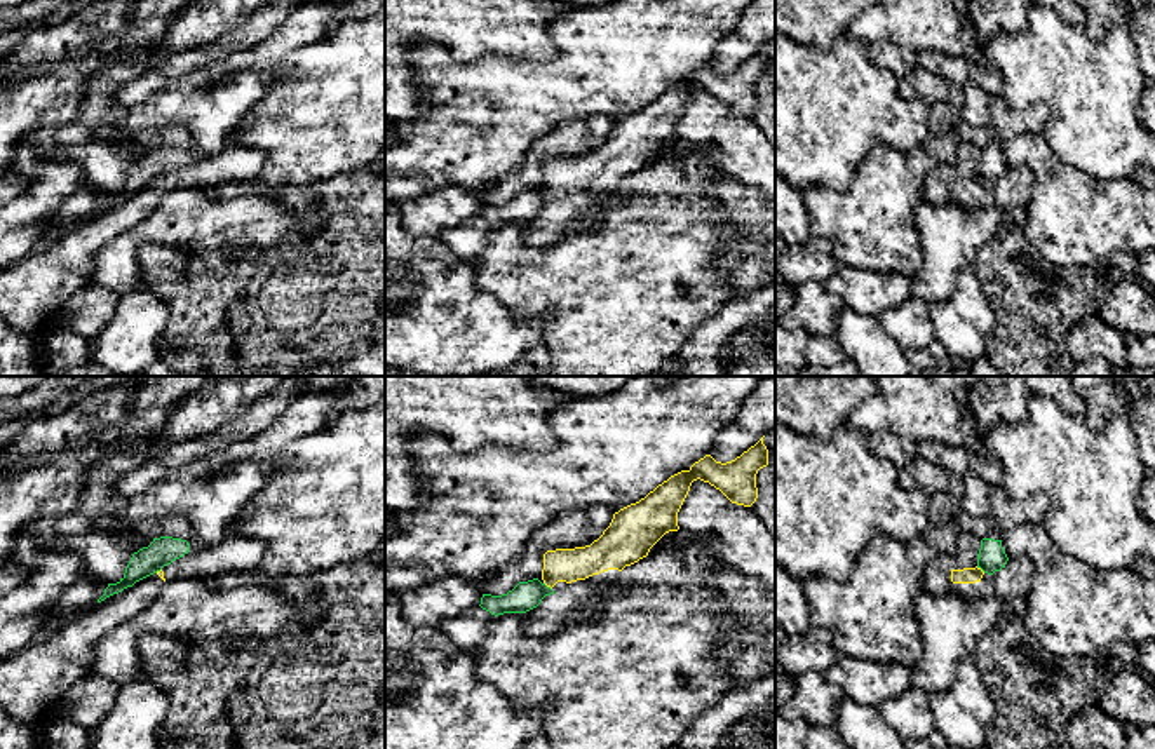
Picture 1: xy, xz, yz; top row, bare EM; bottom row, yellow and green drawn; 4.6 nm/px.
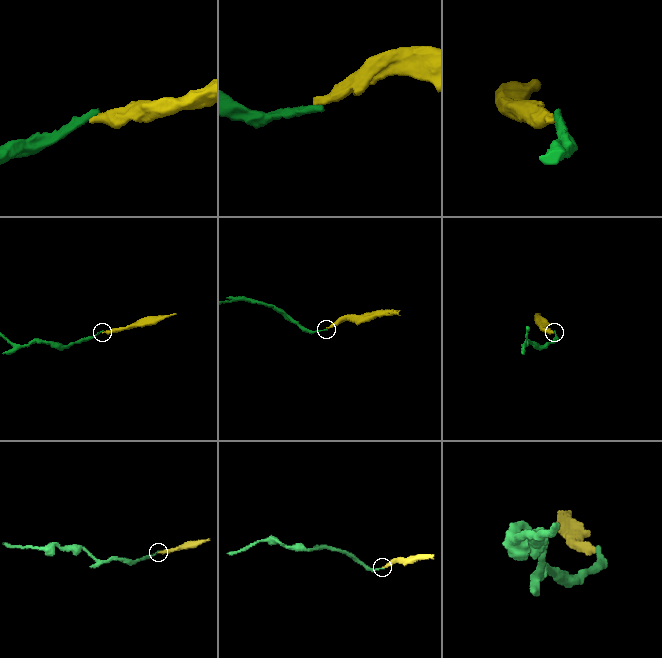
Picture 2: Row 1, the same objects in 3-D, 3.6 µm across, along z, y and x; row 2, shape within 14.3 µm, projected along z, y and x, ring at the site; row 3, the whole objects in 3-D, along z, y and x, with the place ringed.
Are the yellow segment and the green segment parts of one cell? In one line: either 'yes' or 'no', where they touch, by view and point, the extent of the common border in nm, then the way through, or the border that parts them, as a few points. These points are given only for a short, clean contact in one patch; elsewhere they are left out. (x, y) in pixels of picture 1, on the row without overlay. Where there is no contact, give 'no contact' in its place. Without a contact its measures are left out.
no | xz (547, 195) | 50 nm | along xz (544, 192), (551, 199)

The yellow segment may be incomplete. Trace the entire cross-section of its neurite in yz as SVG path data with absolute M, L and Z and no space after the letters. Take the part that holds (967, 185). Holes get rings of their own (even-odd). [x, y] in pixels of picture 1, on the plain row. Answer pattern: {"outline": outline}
{"outline": "M981 178L951 179L951 199L963 209L974 211L995 202L991 185Z"}

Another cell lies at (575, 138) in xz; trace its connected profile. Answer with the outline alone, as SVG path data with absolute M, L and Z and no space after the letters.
M598 115L587 120L568 120L550 134L535 141L526 152L524 165L512 176L502 178L477 197L483 204L502 206L519 192L538 188L544 179L544 164L556 159L575 159L598 150L613 129L613 120Z

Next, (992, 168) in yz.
M991 139L990 145L981 150L977 178L988 185L993 185L995 181L1005 178L1007 171L1009 167L1002 157L1002 146Z

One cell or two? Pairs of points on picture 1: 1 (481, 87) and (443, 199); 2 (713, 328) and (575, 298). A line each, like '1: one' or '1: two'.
1: two
2: two

